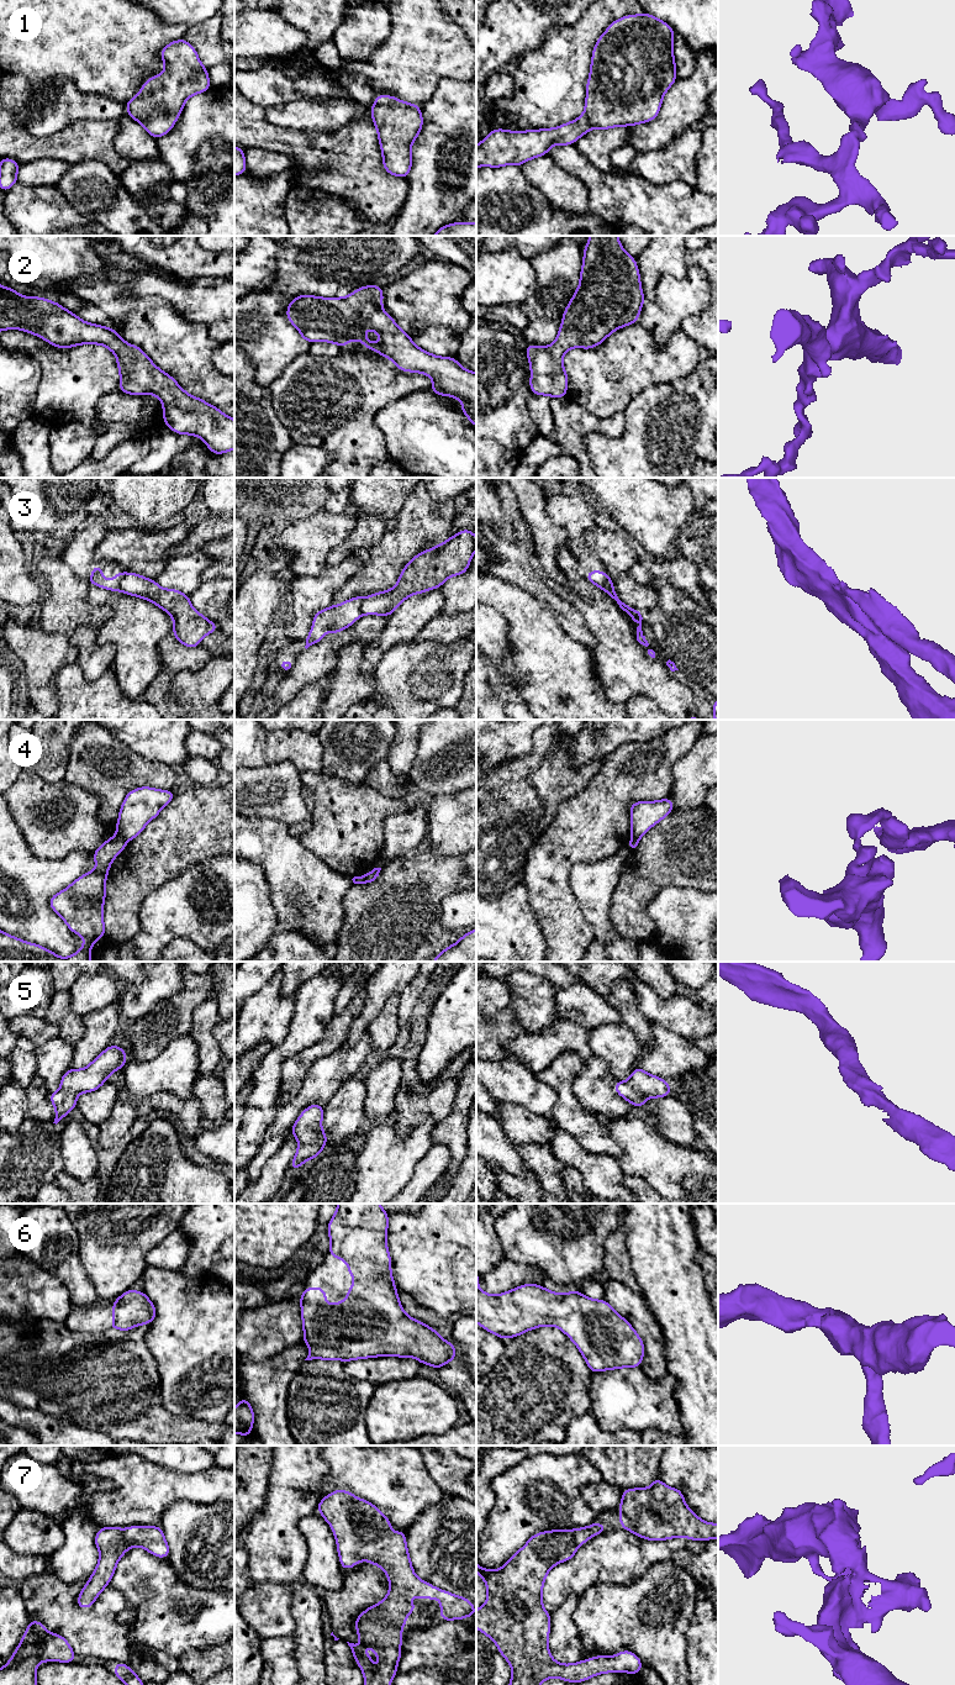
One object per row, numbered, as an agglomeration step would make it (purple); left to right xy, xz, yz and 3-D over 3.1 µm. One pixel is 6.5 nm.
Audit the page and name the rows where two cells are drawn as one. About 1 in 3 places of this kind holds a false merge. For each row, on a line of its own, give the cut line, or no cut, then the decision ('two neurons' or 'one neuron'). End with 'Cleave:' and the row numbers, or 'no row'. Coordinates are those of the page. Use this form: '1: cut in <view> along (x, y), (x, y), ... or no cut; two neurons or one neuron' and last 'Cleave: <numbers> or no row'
1: no cut; one neuron
2: no cut; one neuron
3: cut in xy along (126, 573), (117, 589); two neurons
4: cut in xy along (117, 833), (126, 841); two neurons
5: no cut; one neuron
6: no cut; one neuron
7: no cut; one neuron
Cleave: 3, 4

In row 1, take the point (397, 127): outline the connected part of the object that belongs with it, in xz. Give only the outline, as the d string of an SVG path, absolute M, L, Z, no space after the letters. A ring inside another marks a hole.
M376 95L369 111L378 130L384 169L394 177L407 178L412 167L411 144L423 126L420 105Z

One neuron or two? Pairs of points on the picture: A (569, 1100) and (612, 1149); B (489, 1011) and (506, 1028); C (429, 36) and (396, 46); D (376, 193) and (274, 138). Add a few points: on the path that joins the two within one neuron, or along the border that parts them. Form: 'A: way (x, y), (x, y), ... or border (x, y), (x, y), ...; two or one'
A: way (574, 1112), (600, 1138); one
B: border (508, 1005), (489, 1020); two
C: way (421, 45), (405, 46); one
D: way (351, 168), (344, 162), (320, 159), (300, 145); one

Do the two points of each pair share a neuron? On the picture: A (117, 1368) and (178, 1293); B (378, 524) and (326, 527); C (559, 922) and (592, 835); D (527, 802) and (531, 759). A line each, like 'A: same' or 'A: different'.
A: different
B: different
C: same
D: same

